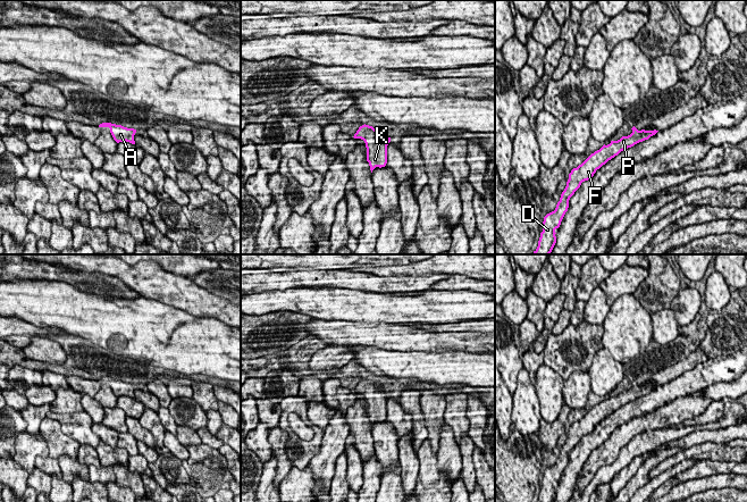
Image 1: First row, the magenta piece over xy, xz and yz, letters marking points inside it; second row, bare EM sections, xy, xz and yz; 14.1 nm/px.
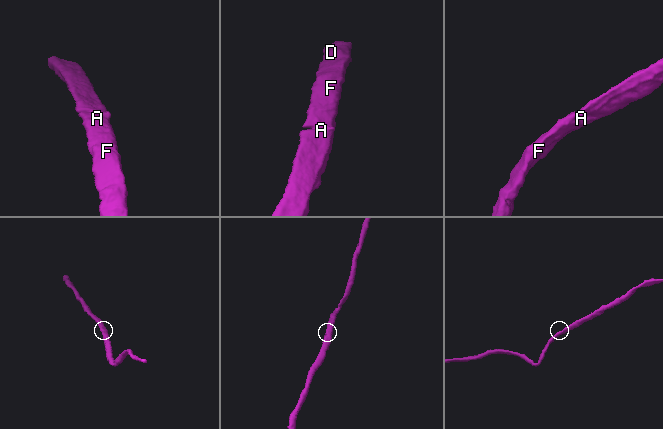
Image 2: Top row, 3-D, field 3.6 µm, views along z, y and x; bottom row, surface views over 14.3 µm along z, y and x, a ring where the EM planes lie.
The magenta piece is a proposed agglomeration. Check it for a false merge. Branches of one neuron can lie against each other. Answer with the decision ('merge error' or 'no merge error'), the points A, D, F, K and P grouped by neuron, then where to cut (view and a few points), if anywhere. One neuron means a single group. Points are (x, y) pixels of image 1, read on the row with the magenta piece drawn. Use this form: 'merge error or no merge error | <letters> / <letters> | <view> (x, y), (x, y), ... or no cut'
no merge error | A D F K P | no cut

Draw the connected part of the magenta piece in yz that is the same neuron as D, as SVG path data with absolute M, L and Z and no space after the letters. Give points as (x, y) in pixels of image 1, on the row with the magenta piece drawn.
M635 126L631 129L632 133L630 135L622 136L618 141L611 141L607 145L604 144L599 150L591 153L581 165L571 170L566 186L561 194L555 210L544 217L543 232L540 233L538 246L534 251L535 254L549 254L552 252L556 243L555 229L560 227L568 211L570 198L580 187L582 182L591 178L597 169L618 156L621 151L648 140L658 132L656 129L638 131Z

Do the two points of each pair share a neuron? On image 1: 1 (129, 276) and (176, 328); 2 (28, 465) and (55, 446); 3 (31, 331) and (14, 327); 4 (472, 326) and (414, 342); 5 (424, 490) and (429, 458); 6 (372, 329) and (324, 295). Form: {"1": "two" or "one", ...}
{"1": "two", "2": "two", "3": "one", "4": "two", "5": "one", "6": "two"}

